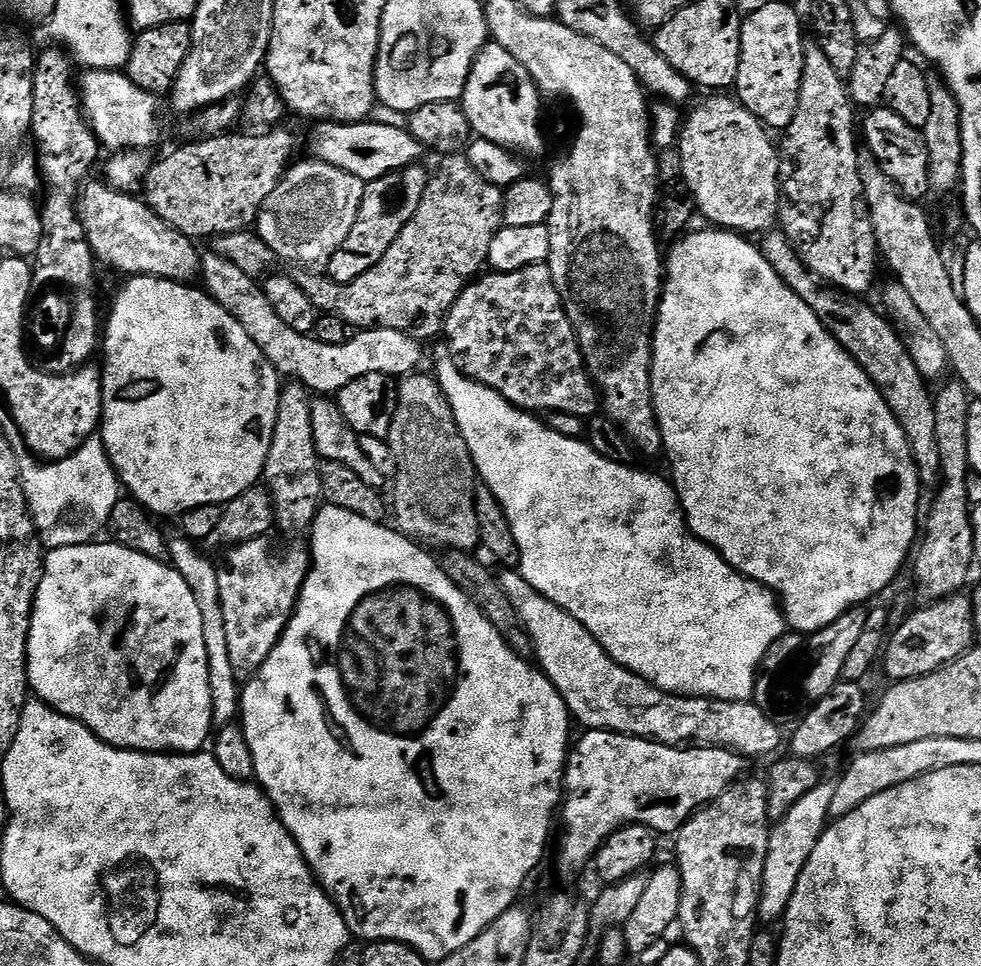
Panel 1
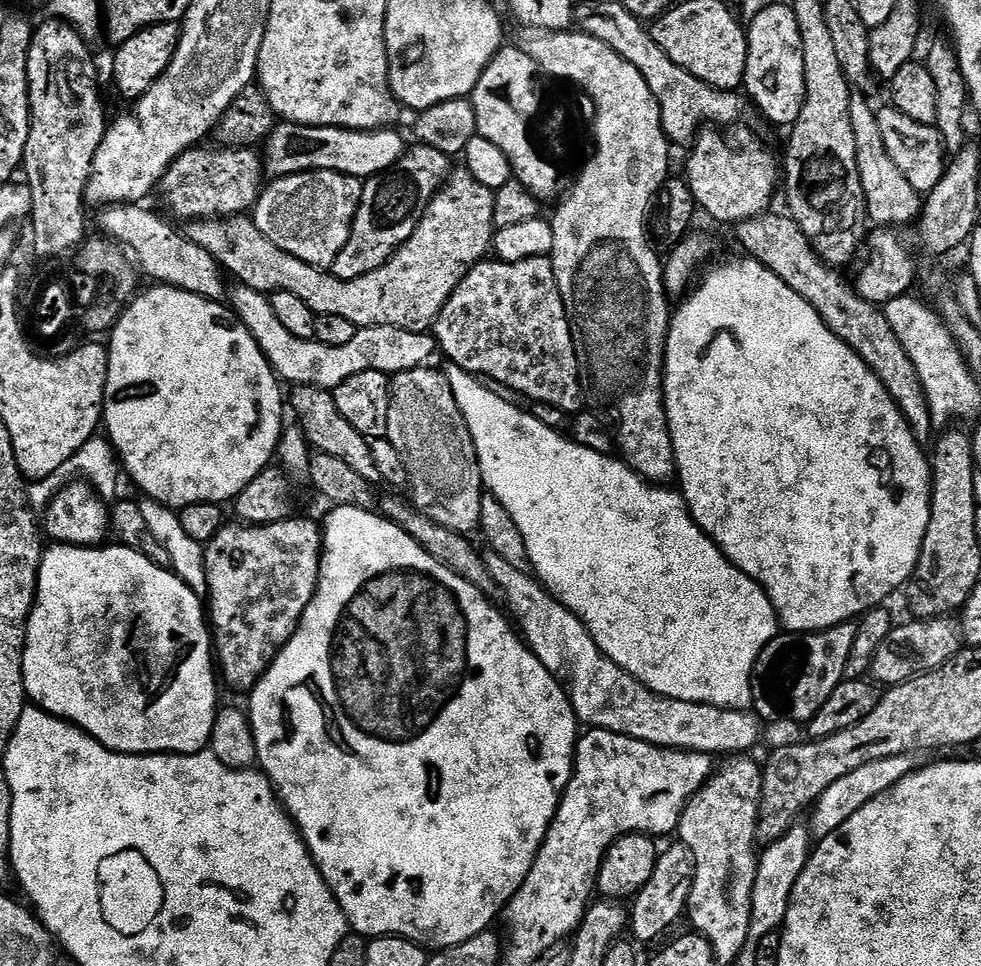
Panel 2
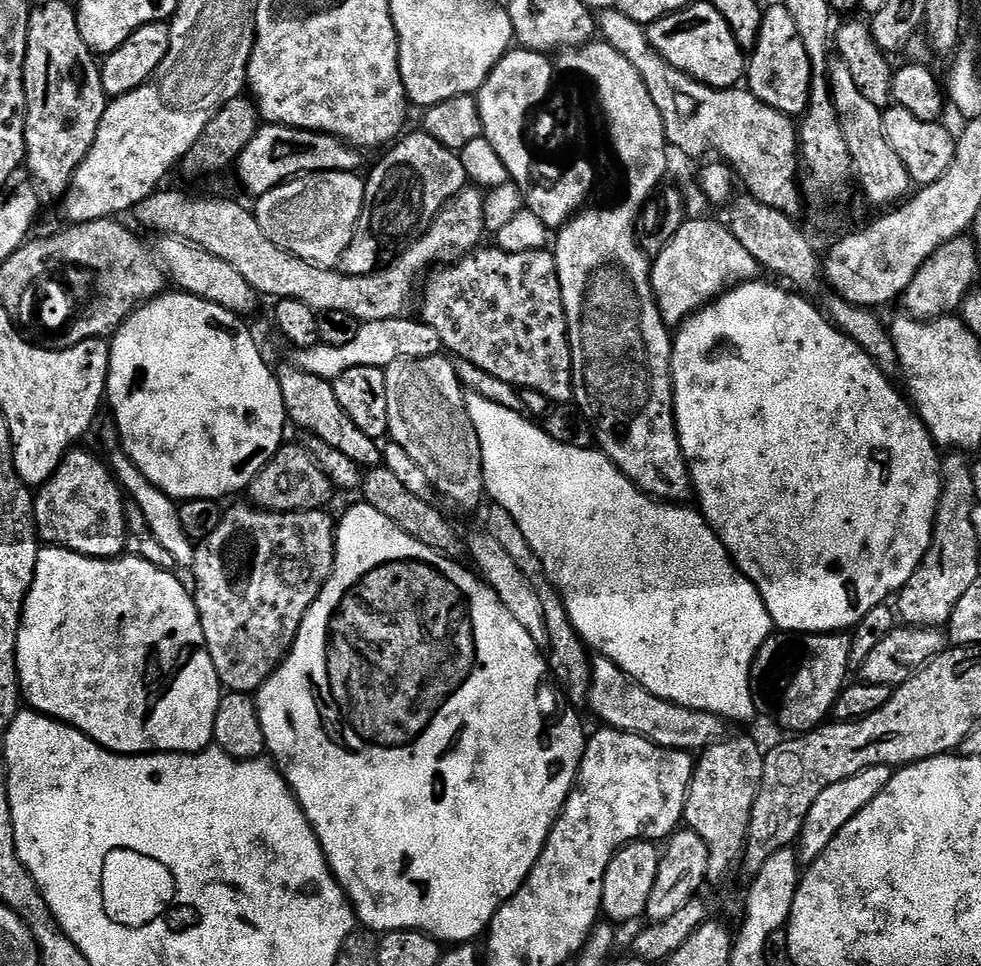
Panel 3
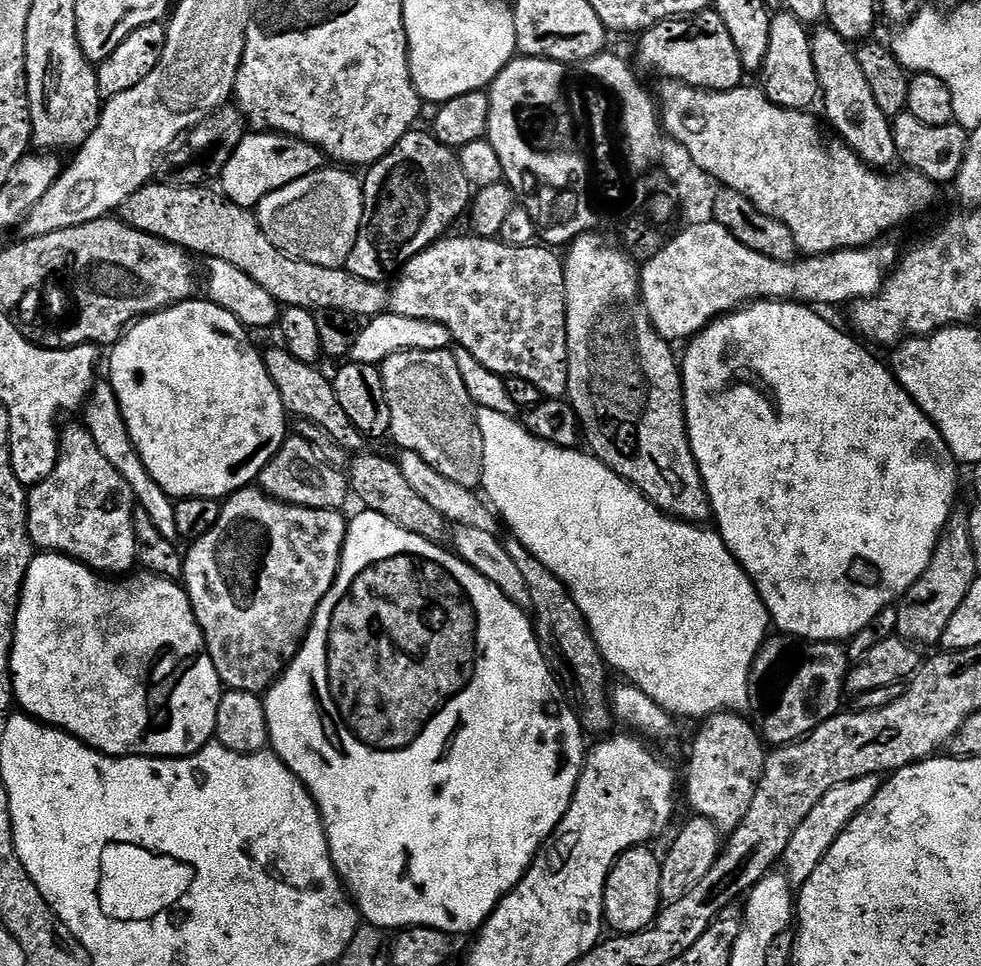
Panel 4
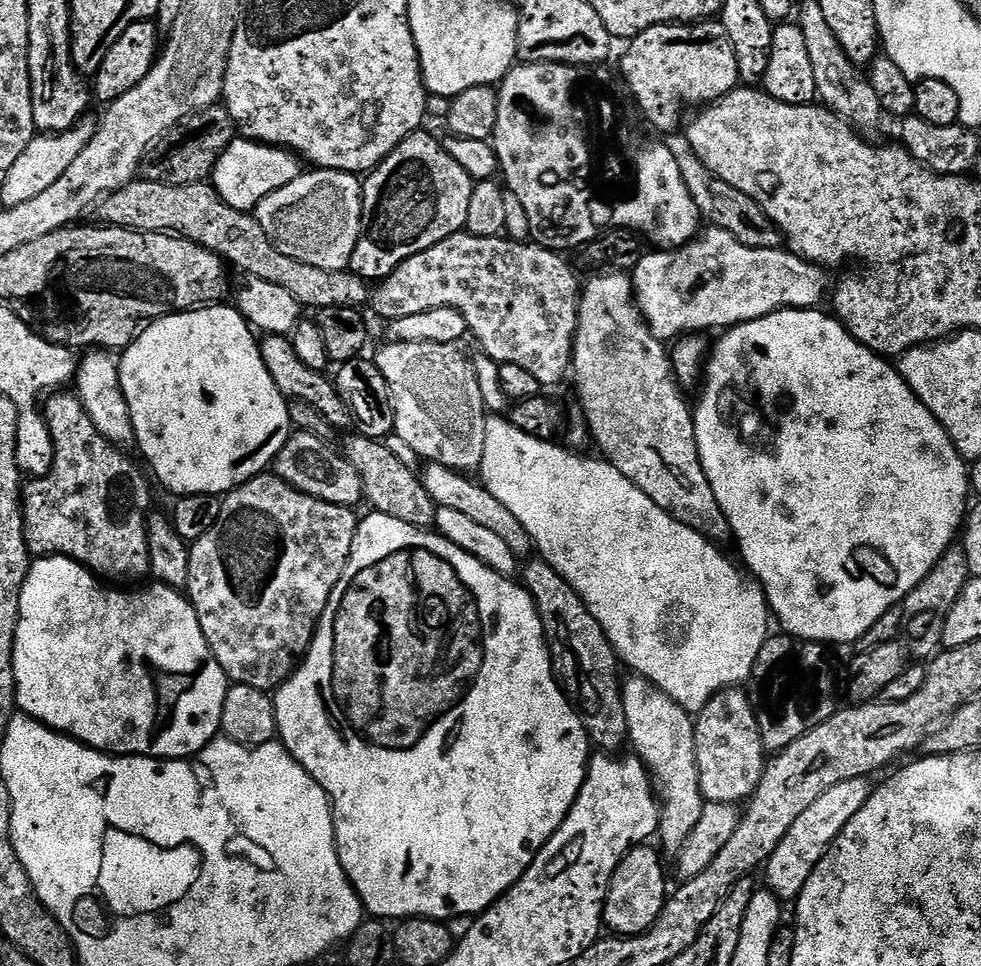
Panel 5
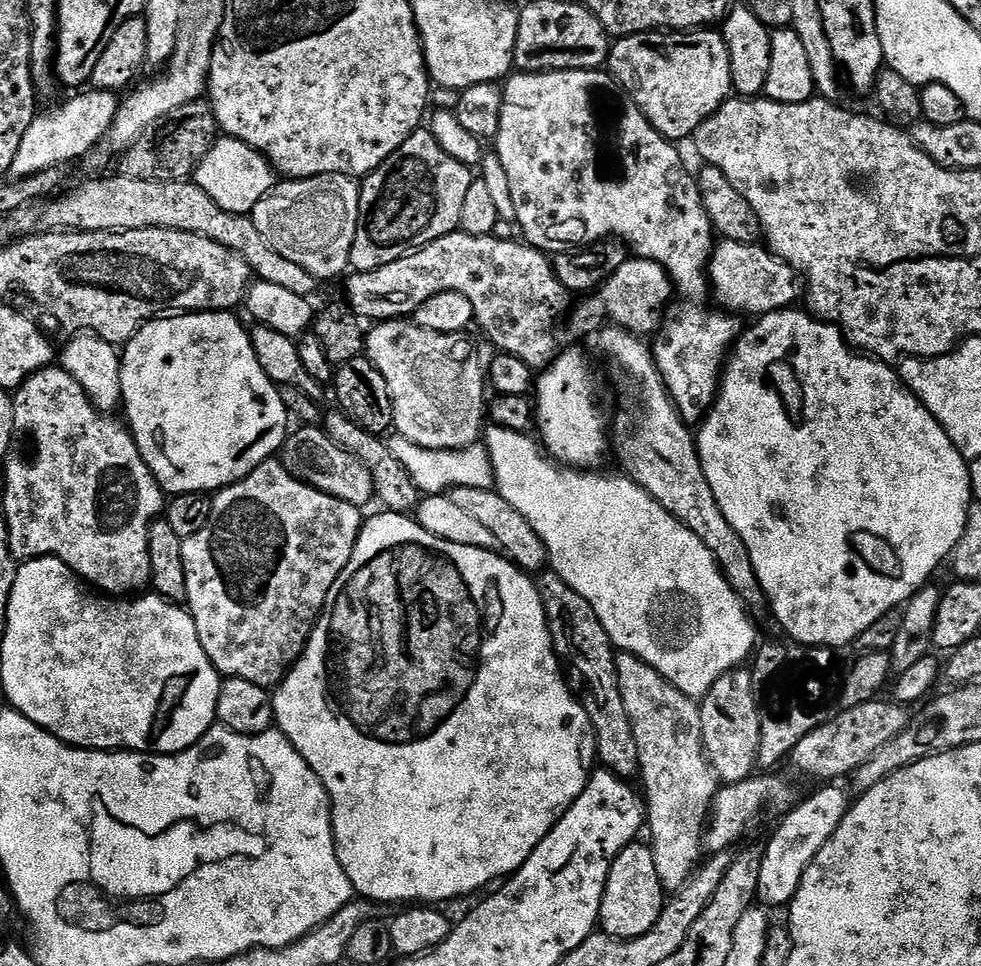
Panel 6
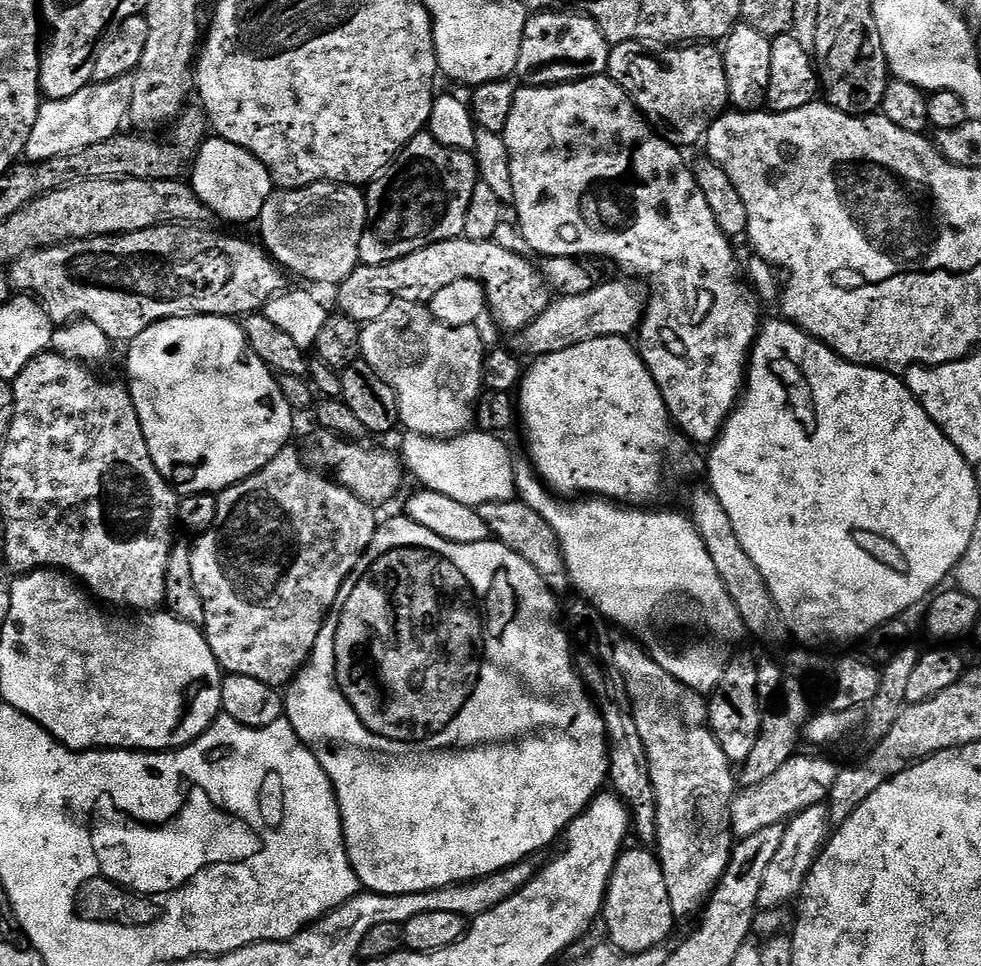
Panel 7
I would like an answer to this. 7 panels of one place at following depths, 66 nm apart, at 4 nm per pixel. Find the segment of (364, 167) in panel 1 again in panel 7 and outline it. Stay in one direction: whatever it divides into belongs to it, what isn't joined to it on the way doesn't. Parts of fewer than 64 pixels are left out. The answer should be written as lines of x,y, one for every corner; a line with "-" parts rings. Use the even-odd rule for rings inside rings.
209,138
198,150
195,160
190,165
190,183
194,194
213,217
221,216
232,224
248,224
259,221
260,211
265,202
274,195
272,176
242,146
234,146
234,142
226,142
219,138

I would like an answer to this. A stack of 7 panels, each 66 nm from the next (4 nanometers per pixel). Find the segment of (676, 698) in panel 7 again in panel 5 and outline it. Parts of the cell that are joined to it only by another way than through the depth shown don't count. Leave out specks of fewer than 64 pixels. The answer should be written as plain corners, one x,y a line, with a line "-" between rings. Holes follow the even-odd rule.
632,674
629,680
622,684
624,705
626,706
626,726
628,727
628,739
630,748
640,761
648,768
648,775
652,777
655,791
660,802
660,826
658,840
661,840
672,854
680,851
681,846
690,838
690,830
698,824
698,818
702,818
702,810
706,803
700,792
700,779
698,778
698,762
696,761
696,721
693,713
687,712
682,706
674,702
662,690
655,688
651,682

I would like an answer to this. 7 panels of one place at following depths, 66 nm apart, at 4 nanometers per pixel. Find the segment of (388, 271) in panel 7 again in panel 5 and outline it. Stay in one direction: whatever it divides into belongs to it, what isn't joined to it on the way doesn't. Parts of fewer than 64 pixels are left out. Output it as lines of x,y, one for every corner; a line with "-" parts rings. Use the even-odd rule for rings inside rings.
466,230
414,254
371,289
370,304
384,322
410,318
435,308
453,308
464,316
467,331
476,335
480,348
497,365
522,366
538,378
541,386
560,384
572,366
572,338
576,335
578,284
559,251
535,242
501,239
500,236
472,236

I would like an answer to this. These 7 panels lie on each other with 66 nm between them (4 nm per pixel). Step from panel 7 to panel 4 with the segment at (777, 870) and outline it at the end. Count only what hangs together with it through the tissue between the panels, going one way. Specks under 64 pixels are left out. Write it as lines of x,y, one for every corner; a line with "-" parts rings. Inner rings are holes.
866,775
839,784
818,800
817,806
802,820
784,851
782,868
794,888
799,888
809,880
810,875
817,869
818,862
829,852
830,846
844,832
845,826
873,800
881,783
879,777

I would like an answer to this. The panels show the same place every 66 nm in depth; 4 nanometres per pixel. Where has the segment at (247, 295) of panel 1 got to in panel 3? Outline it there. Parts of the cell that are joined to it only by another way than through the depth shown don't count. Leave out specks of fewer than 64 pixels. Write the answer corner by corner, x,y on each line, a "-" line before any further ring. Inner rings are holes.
419,318
408,319
361,323
357,336
347,346
326,346
319,343
312,348
301,348
295,353
294,363
297,368
306,370
306,374
333,381
354,366
374,366
386,370
399,360
417,360
441,355
442,345
438,330
434,330
434,326

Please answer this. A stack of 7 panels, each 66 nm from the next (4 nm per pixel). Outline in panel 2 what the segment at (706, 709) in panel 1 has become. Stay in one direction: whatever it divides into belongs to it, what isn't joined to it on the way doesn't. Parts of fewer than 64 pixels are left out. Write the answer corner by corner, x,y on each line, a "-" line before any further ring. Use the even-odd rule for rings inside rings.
491,551
484,556
484,561
490,570
490,578
494,578
499,595
501,597
504,595
504,600
508,603
509,609
507,608
507,611
510,613
519,635
536,655
538,662
542,662
542,666
546,666
546,670
555,672
557,677
566,685
568,700
572,703
572,708
576,712
576,719
581,725
588,724
584,726
589,729
605,728
635,740
657,744
660,748
674,748
709,754
717,754
716,752
748,754
753,751
751,748
760,740
762,724
751,711
739,712
709,704
682,702
652,692
645,684
635,680
626,670
619,668
596,645
594,638
588,633
587,626
565,604
560,603
539,580
533,578
528,572
518,570
518,566
510,566
510,562
506,562
506,558
502,558

